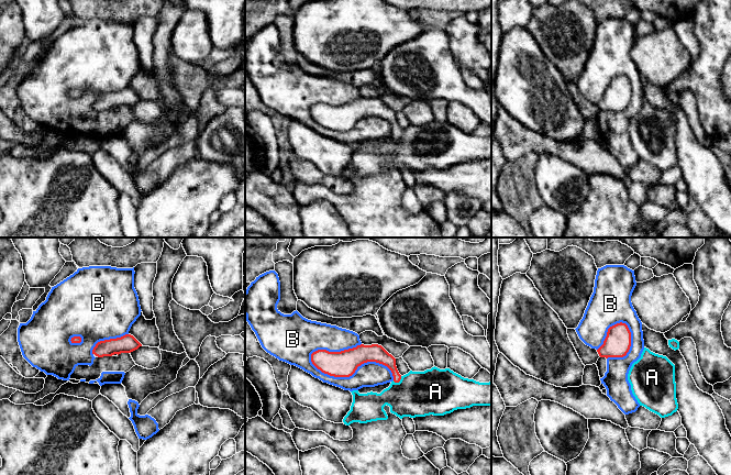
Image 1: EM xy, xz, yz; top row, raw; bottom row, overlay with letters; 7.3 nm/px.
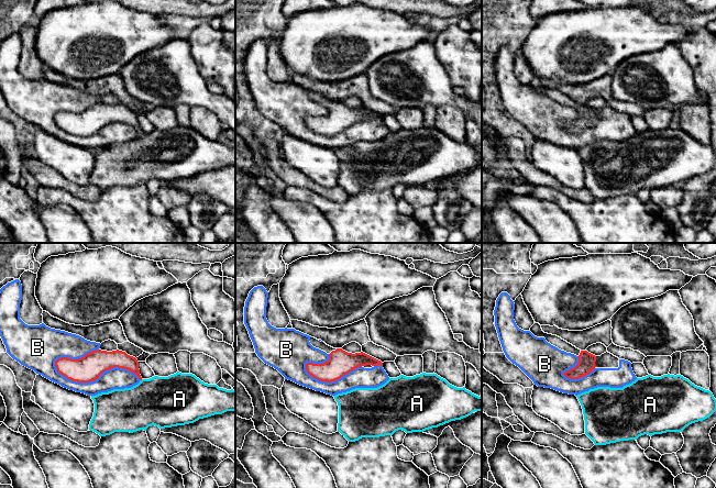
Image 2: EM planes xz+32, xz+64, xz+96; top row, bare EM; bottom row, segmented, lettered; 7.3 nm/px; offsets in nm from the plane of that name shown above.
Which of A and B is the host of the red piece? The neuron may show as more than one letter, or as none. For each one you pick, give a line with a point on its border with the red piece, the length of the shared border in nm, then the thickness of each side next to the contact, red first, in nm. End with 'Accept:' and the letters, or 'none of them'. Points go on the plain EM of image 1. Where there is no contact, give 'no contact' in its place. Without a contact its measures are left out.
Accept: none of them

